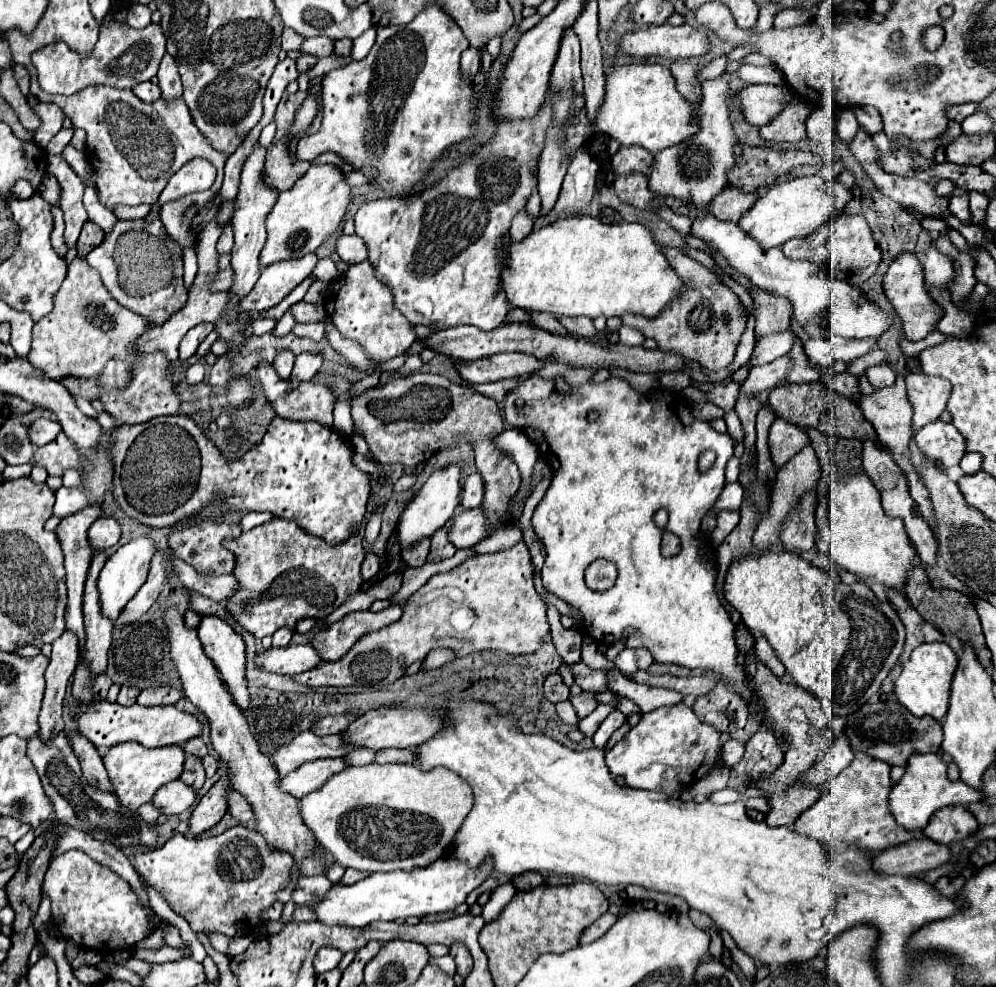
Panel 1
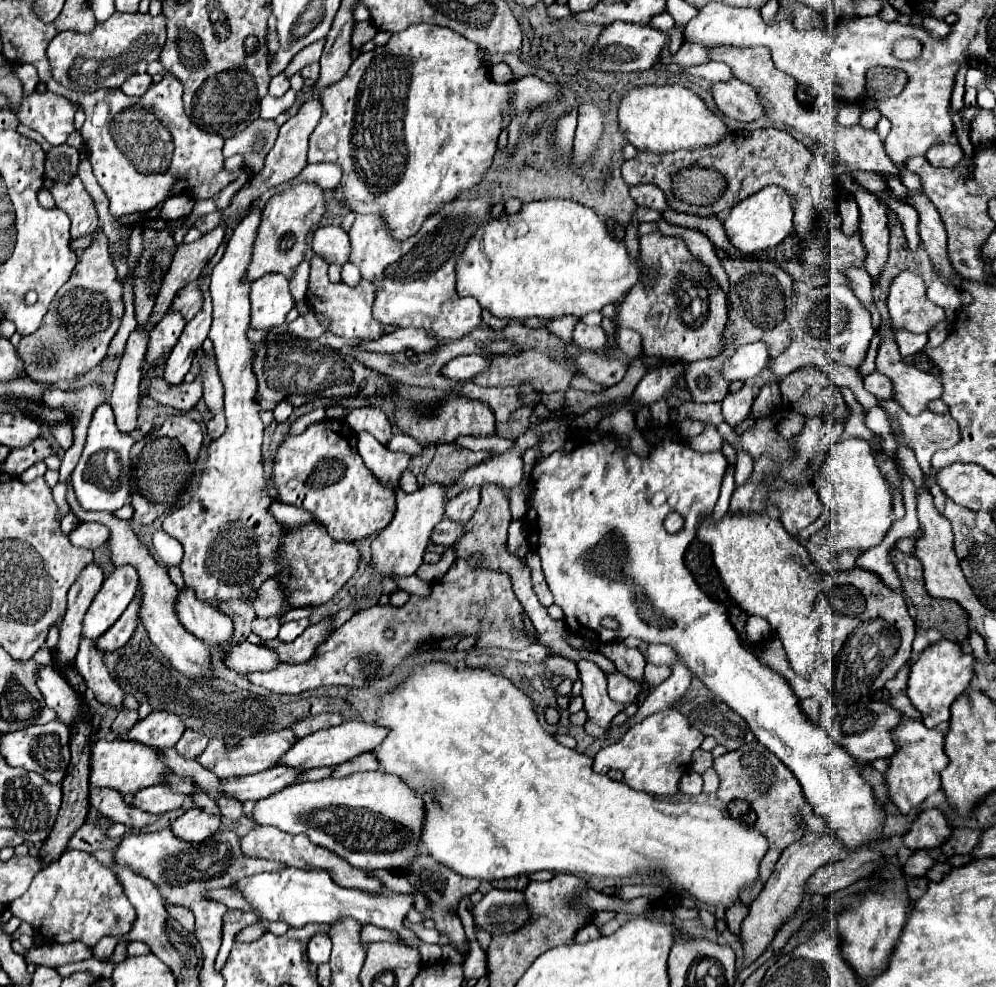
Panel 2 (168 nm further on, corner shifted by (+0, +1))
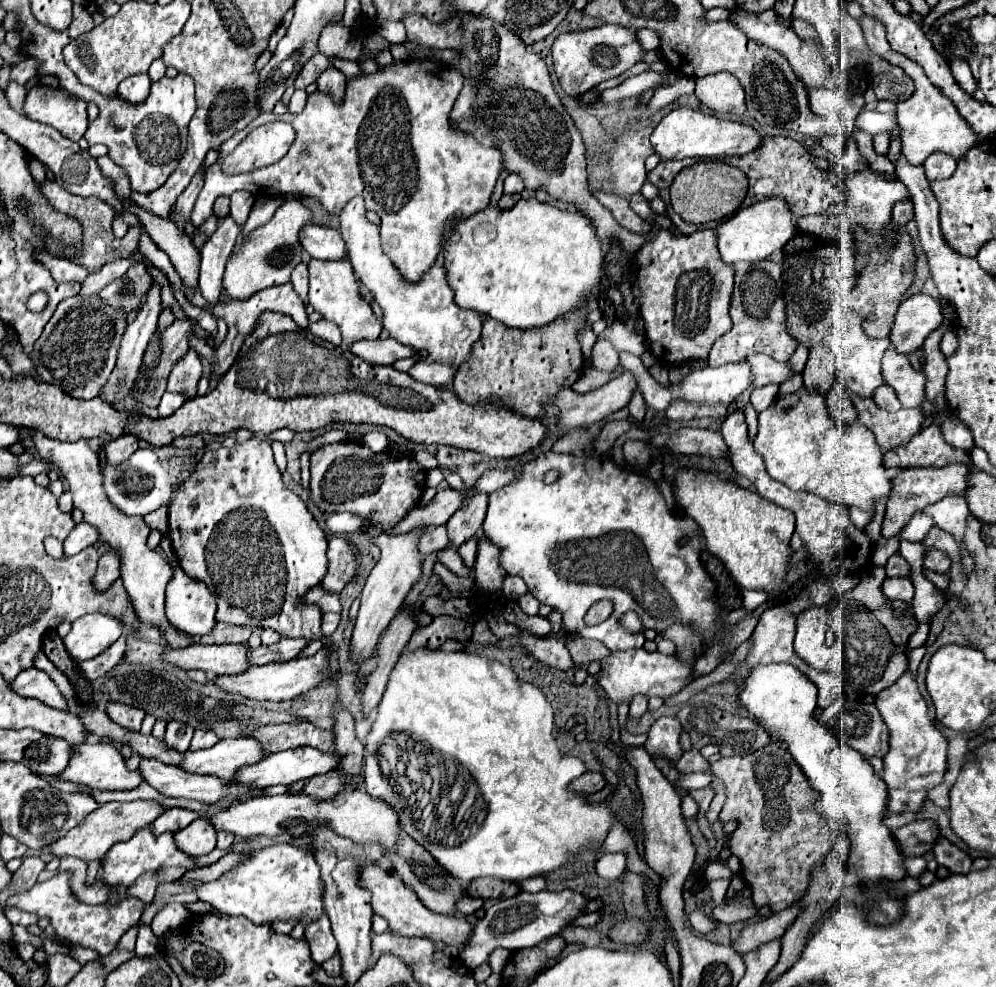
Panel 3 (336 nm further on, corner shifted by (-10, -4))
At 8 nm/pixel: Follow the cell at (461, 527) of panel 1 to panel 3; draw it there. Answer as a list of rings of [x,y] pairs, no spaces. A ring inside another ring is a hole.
[[[436,526],[432,532],[426,530],[424,536],[420,538],[420,552],[422,552],[422,556],[440,552],[446,546],[450,546],[450,538],[448,538],[448,532],[446,532],[446,526]]]

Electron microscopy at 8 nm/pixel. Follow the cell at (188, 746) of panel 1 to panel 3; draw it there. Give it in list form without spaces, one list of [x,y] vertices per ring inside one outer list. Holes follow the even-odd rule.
[[[196,730],[190,750],[202,750],[202,748],[212,748],[218,742],[218,736],[210,730]]]

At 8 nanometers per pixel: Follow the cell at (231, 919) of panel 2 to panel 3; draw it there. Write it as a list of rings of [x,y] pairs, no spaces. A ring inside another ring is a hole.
[[[195,901],[191,903],[184,904],[187,910],[190,910],[193,914],[216,914],[216,916],[222,916],[220,910],[216,910],[207,903],[201,901]]]

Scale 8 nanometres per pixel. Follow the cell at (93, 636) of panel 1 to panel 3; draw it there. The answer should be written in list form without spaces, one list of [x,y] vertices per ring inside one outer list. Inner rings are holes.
[[[108,702],[106,704],[106,714],[116,722],[120,724],[122,728],[128,728],[128,730],[140,730],[140,724],[144,720],[144,710],[140,708],[132,708],[128,704],[122,704],[122,702]]]

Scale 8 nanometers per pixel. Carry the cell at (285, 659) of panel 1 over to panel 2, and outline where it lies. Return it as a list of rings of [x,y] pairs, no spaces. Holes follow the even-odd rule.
[[[250,641],[226,645],[222,649],[222,659],[228,669],[236,673],[252,673],[252,671],[270,671],[278,665],[278,655],[272,649],[262,645],[252,645]]]

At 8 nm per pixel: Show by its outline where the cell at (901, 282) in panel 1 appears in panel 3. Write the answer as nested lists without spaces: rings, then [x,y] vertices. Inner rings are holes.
[[[912,294],[902,300],[896,312],[896,320],[890,332],[890,342],[902,354],[910,354],[920,348],[930,332],[940,328],[944,312],[940,302],[928,294]]]

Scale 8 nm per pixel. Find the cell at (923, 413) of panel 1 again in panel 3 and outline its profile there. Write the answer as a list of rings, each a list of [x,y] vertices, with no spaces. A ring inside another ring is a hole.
[[[890,346],[882,358],[882,374],[884,382],[896,390],[904,408],[922,406],[926,400],[926,376],[922,370],[910,366],[906,354],[900,354],[894,346]]]

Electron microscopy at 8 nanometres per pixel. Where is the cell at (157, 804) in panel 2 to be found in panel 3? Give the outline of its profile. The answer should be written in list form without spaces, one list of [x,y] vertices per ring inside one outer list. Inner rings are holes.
[[[134,800],[134,802],[106,802],[100,804],[94,812],[90,812],[82,824],[72,828],[66,836],[56,840],[54,844],[48,846],[48,850],[54,856],[78,856],[86,862],[102,858],[112,844],[130,840],[138,830],[150,826],[162,812],[166,812],[166,806],[158,804],[156,800]]]

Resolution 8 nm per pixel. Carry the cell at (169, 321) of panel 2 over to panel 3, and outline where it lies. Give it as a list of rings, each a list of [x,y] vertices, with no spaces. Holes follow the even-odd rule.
[[[190,348],[174,366],[168,376],[170,392],[188,392],[188,396],[196,396],[196,384],[202,374],[202,362],[194,348]]]

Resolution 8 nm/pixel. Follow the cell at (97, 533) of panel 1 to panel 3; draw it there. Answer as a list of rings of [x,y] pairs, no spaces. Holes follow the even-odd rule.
[[[82,522],[82,524],[76,524],[76,528],[70,532],[70,536],[64,540],[64,554],[72,556],[72,554],[78,554],[82,552],[84,548],[96,544],[100,540],[100,534],[96,532],[96,528],[92,528],[90,524]]]

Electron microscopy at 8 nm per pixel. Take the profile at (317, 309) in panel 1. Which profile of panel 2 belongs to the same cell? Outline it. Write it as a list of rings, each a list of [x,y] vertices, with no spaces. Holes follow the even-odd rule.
[[[309,312],[300,315],[296,321],[288,323],[288,331],[300,339],[311,341],[320,337],[325,332],[325,328],[316,321],[314,312]]]

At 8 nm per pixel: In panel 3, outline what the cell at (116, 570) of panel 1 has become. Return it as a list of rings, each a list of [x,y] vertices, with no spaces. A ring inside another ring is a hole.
[[[86,614],[72,622],[70,634],[64,638],[68,654],[82,662],[98,656],[112,646],[124,632],[124,622],[110,614]]]

